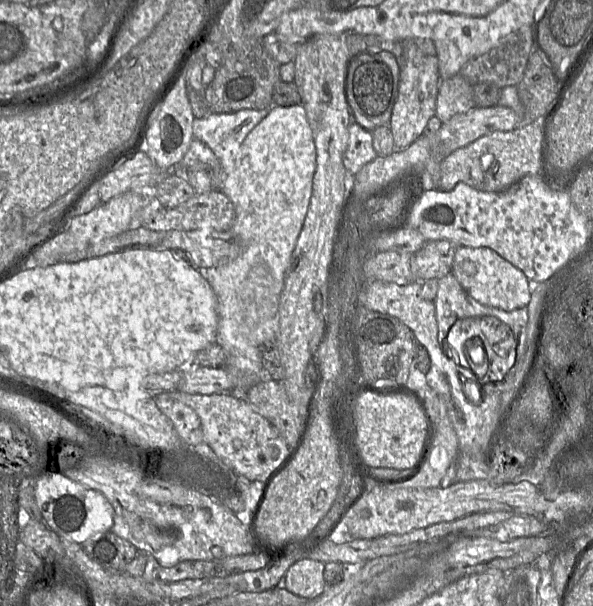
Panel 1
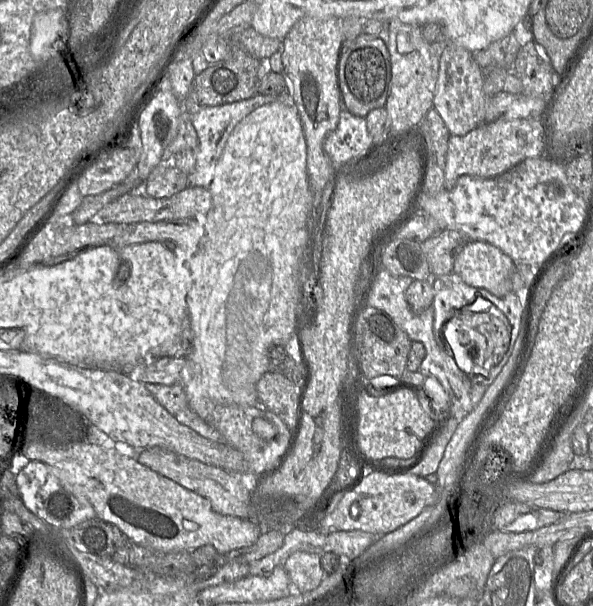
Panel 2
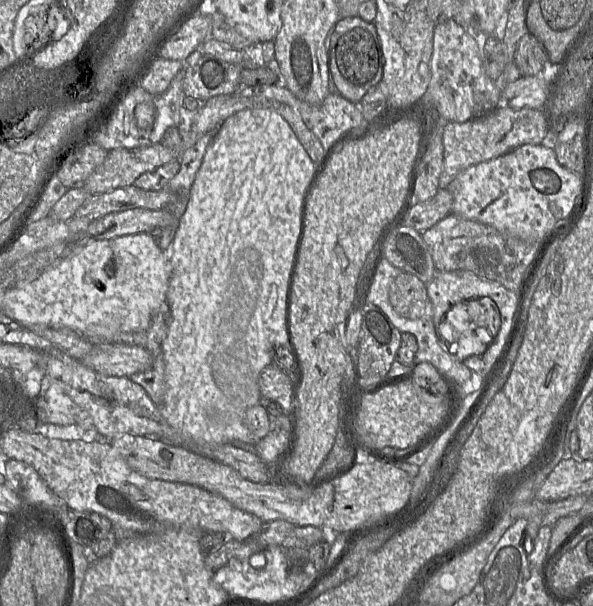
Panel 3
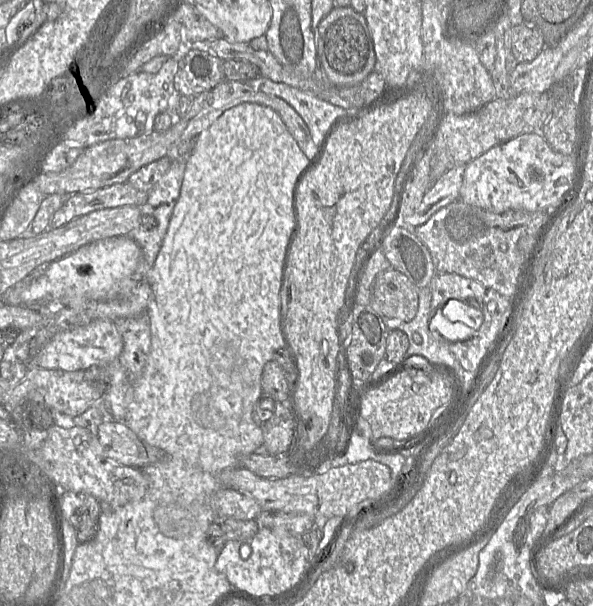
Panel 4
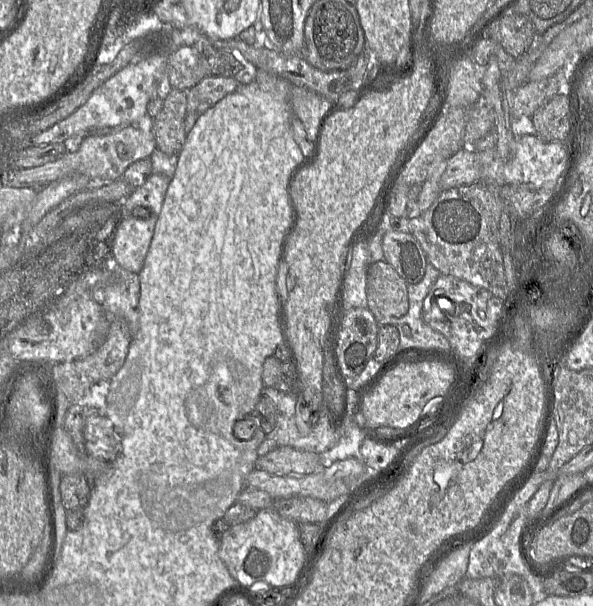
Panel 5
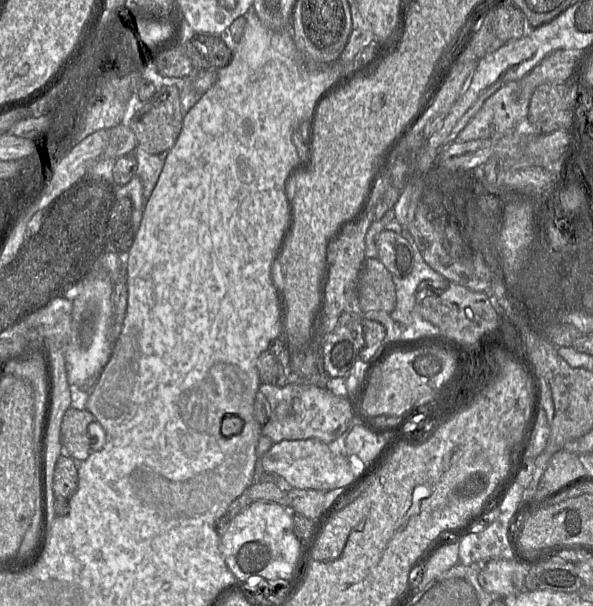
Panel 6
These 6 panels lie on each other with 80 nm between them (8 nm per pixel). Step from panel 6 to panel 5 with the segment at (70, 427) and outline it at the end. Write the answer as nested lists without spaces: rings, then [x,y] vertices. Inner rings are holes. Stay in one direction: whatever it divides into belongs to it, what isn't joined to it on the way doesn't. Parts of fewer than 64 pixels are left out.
[[[92,417],[84,427],[86,451],[95,458],[114,460],[121,450],[121,434],[110,420]]]

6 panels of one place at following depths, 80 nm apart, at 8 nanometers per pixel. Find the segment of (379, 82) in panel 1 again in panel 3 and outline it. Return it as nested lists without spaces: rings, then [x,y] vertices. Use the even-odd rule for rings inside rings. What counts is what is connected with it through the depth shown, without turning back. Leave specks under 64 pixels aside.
[[[359,17],[342,18],[335,24],[328,38],[328,56],[333,91],[354,104],[382,79],[384,59],[375,26]]]

